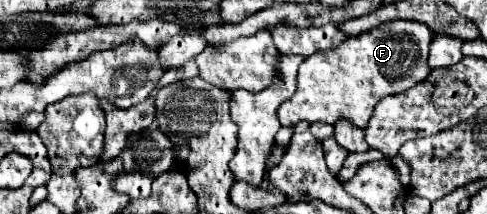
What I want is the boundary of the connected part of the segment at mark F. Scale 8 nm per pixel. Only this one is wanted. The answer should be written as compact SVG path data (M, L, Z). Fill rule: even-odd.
M407 21L405 27L387 23L347 39L335 49L313 53L299 67L295 95L279 107L281 125L293 127L299 121L335 123L339 117L345 117L357 127L367 127L375 105L383 97L403 93L431 73L427 65L431 37L431 29L423 23ZM391 29L403 31L395 33Z

